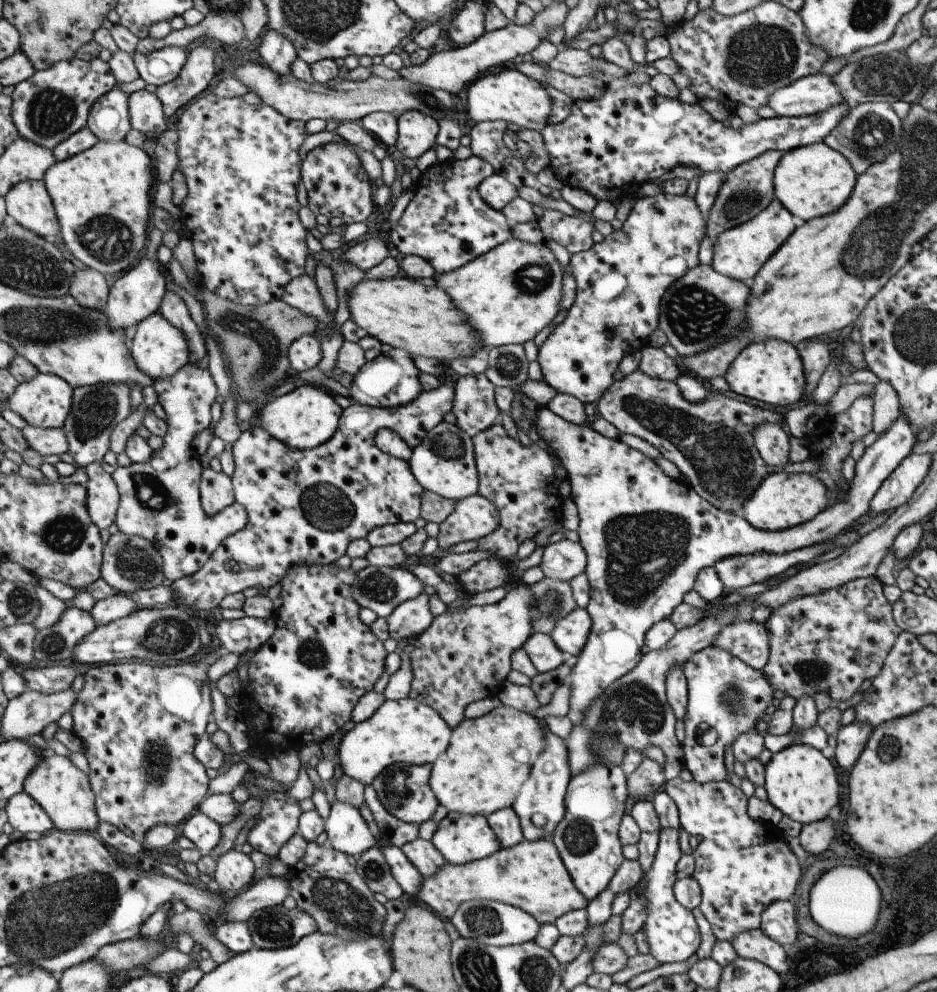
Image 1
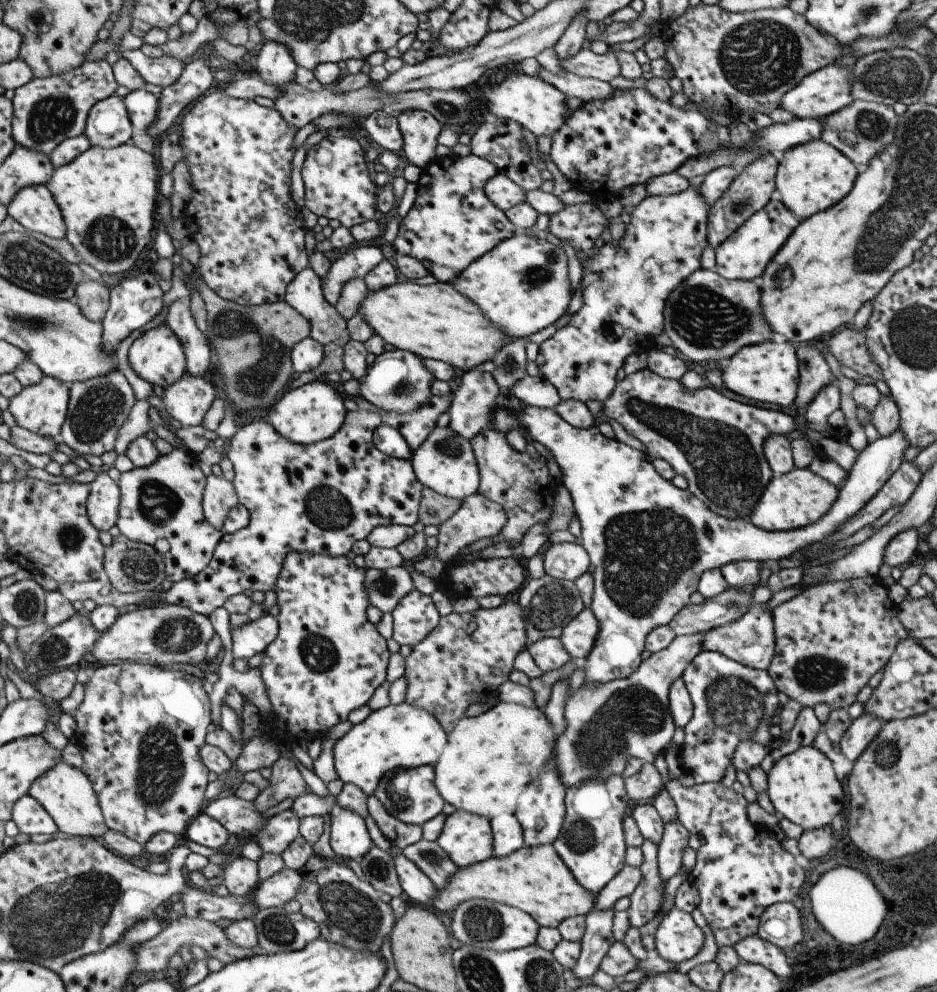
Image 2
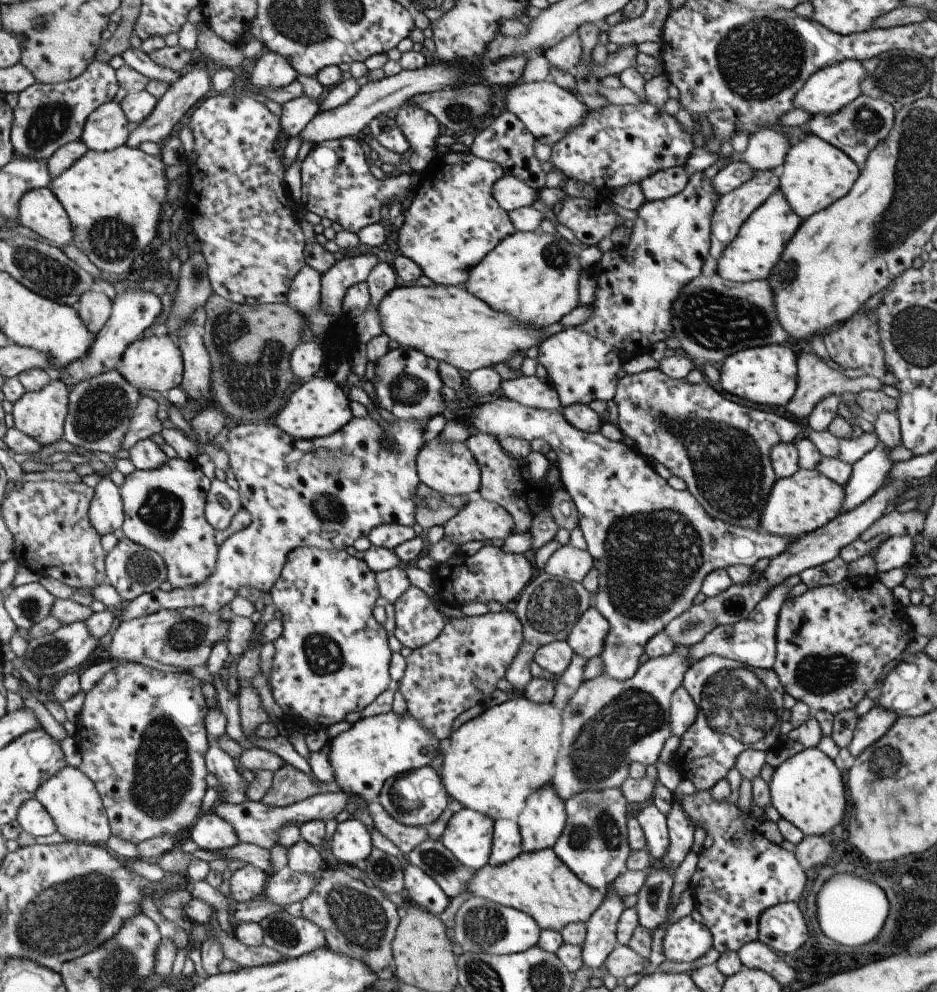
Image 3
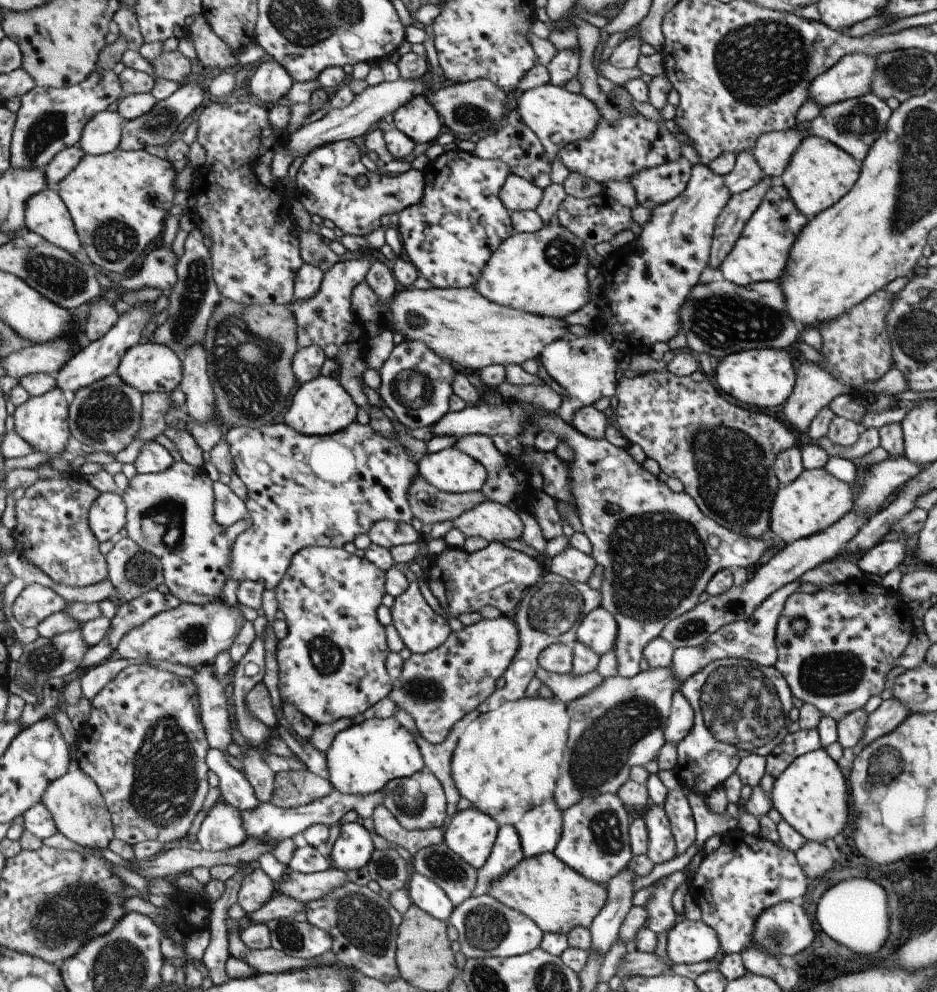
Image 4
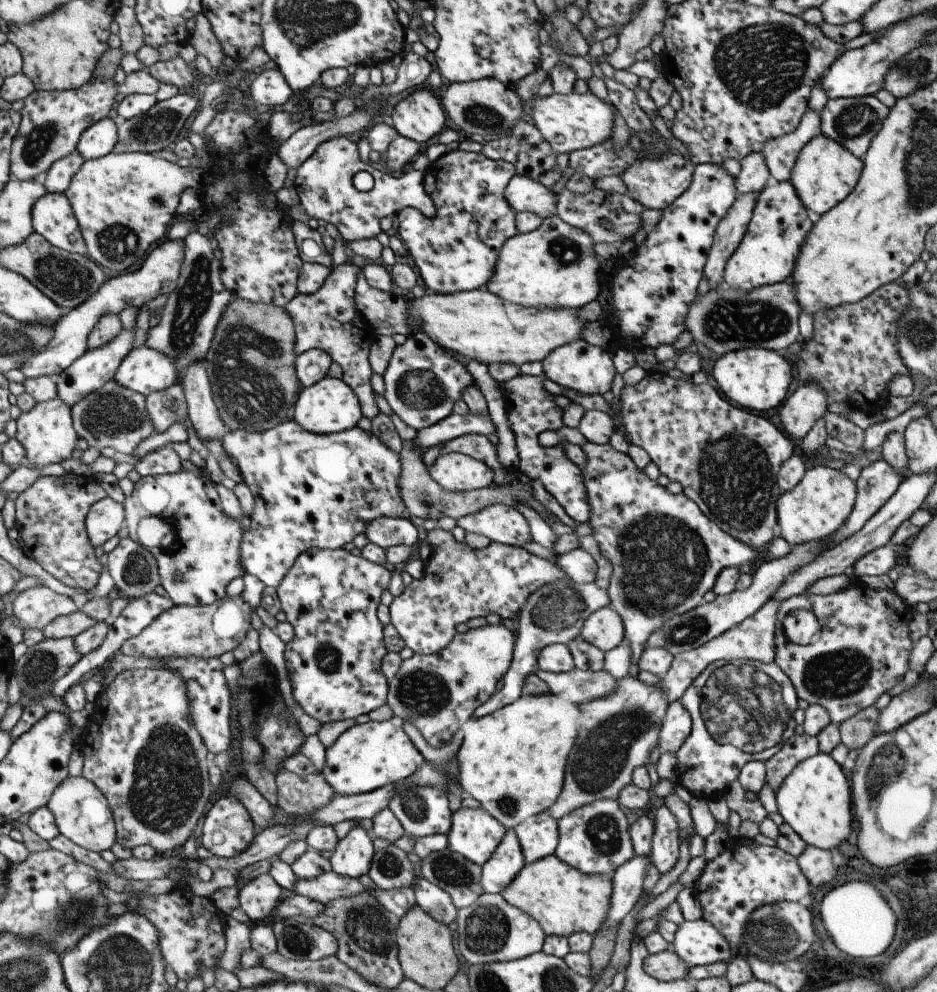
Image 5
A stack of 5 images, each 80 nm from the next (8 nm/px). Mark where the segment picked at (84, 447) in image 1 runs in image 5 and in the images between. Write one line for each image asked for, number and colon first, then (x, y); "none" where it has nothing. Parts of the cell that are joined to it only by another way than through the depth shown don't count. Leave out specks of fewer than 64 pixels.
2: (99, 407)
3: (101, 409)
4: (107, 415)
5: (115, 417)

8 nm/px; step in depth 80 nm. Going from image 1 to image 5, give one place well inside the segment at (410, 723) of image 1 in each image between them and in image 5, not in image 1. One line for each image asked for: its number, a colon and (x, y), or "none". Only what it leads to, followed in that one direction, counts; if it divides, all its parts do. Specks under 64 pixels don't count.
2: (397, 737)
3: (373, 750)
4: (364, 758)
5: (370, 755)

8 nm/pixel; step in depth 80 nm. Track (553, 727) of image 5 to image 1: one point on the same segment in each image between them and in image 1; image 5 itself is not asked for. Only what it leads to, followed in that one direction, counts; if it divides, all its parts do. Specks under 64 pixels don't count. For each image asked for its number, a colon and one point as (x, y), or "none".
1: (489, 759)
2: (489, 761)
3: (492, 764)
4: (507, 761)

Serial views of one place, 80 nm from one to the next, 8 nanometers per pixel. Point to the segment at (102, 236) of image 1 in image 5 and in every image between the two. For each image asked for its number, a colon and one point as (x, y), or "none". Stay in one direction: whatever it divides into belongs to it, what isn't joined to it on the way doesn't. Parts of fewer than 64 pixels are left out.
2: (108, 197)
3: (113, 198)
4: (119, 200)
5: (125, 202)

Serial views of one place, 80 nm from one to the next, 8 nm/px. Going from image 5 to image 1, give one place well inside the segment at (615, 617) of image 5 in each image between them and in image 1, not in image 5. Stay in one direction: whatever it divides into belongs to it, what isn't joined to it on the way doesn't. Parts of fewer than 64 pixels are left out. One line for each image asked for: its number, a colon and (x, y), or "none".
1: (570, 633)
2: (578, 637)
3: (586, 638)
4: (598, 629)

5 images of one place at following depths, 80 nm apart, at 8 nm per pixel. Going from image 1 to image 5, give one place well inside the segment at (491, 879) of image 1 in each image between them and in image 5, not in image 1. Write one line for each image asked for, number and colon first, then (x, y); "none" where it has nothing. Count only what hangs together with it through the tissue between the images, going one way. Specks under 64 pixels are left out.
2: (535, 879)
3: (539, 883)
4: (558, 899)
5: (564, 901)

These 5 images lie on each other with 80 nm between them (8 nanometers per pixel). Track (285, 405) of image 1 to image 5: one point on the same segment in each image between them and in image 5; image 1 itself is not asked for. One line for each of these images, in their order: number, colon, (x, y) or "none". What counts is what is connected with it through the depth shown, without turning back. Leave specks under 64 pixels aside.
2: (314, 412)
3: (320, 407)
4: (323, 406)
5: (330, 406)

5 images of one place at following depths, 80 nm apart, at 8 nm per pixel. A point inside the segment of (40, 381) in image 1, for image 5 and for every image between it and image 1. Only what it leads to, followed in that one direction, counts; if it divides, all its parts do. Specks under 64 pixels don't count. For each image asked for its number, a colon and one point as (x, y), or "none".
2: (43, 408)
3: (42, 414)
4: (44, 422)
5: (48, 432)

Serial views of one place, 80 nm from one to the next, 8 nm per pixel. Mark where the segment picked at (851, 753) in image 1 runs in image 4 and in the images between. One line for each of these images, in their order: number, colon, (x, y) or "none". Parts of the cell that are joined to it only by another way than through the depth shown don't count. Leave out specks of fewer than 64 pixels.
2: (862, 730)
3: (870, 727)
4: (890, 713)

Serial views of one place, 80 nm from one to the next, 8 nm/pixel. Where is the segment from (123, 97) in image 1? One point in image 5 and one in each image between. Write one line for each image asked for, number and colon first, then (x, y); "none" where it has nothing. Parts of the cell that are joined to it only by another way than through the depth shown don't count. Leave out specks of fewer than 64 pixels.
2: (109, 125)
3: (108, 128)
4: (103, 134)
5: (100, 140)

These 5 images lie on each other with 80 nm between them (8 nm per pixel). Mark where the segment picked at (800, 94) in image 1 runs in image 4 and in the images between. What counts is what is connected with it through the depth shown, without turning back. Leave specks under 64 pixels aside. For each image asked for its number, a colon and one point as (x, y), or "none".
2: (823, 92)
3: (829, 88)
4: (849, 78)

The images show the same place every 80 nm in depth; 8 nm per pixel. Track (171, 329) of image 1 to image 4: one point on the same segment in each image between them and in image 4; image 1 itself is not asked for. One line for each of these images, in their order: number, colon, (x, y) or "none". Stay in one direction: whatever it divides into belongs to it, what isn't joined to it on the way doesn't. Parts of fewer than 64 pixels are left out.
2: (158, 356)
3: (156, 363)
4: (151, 367)

